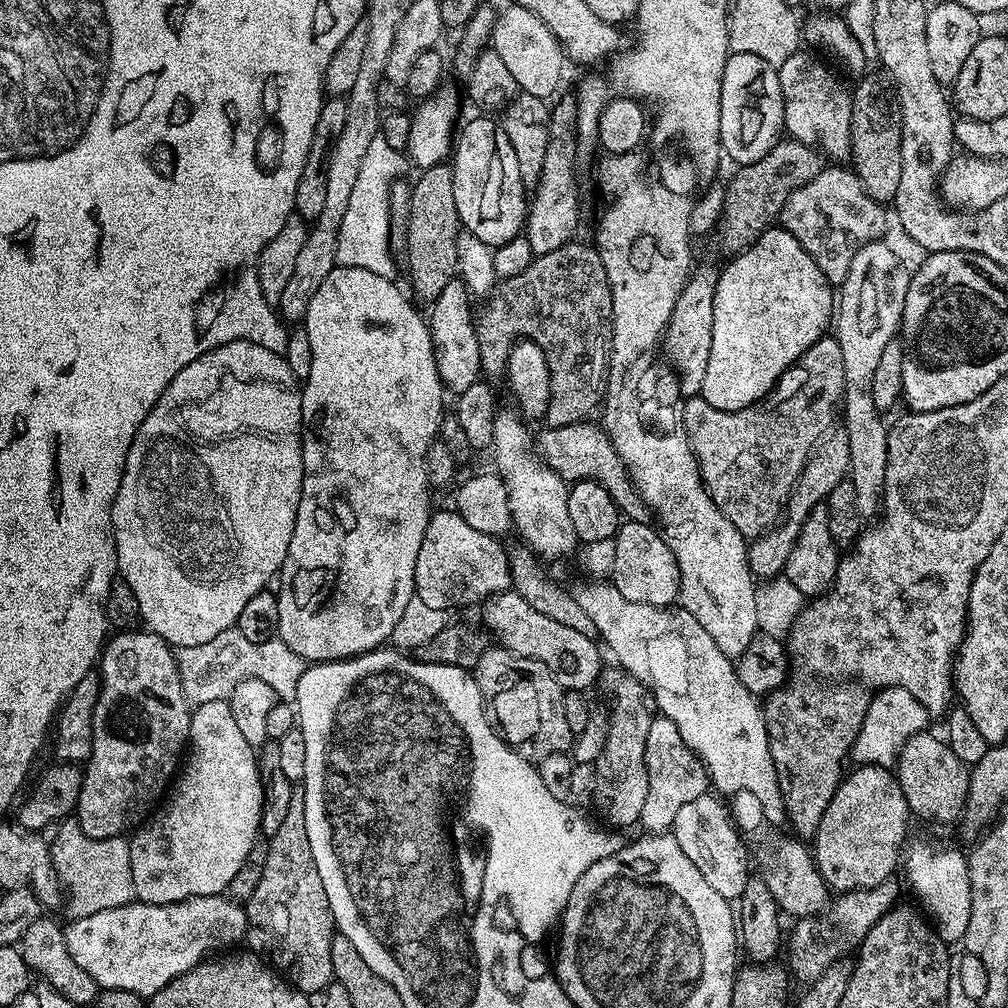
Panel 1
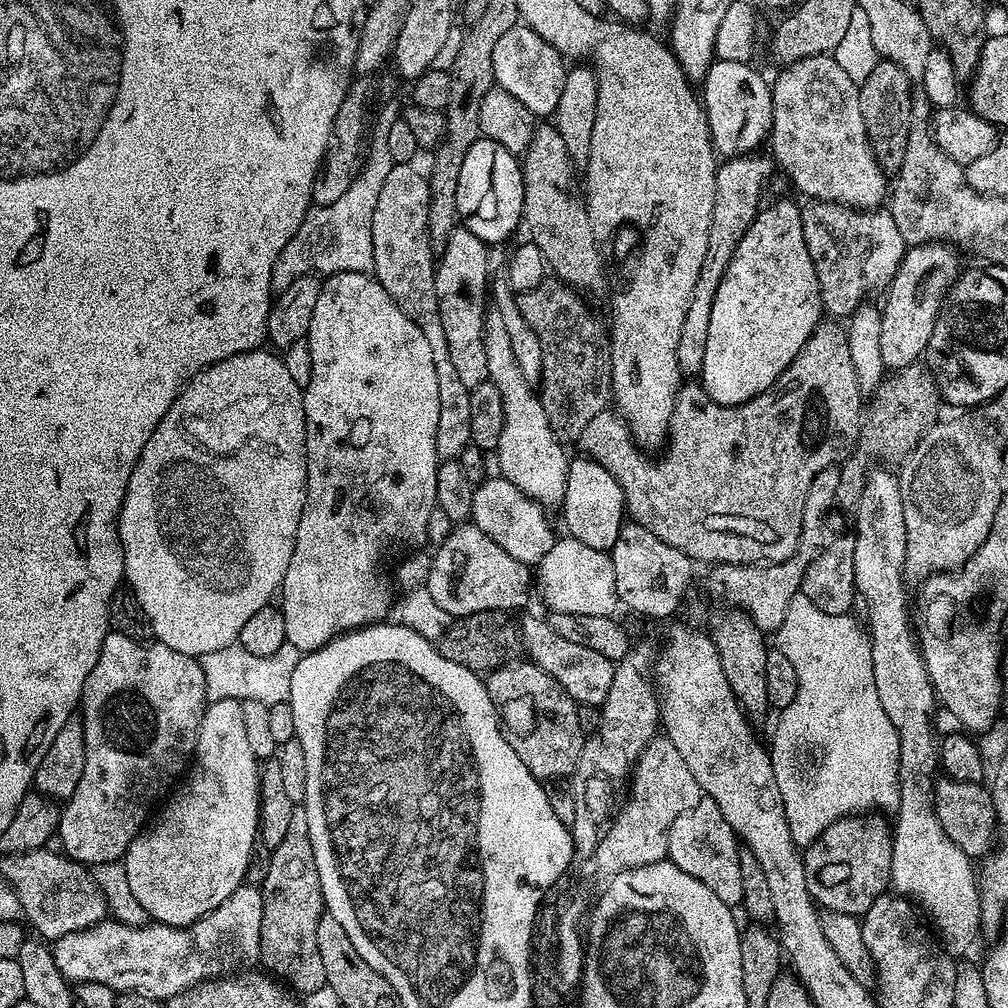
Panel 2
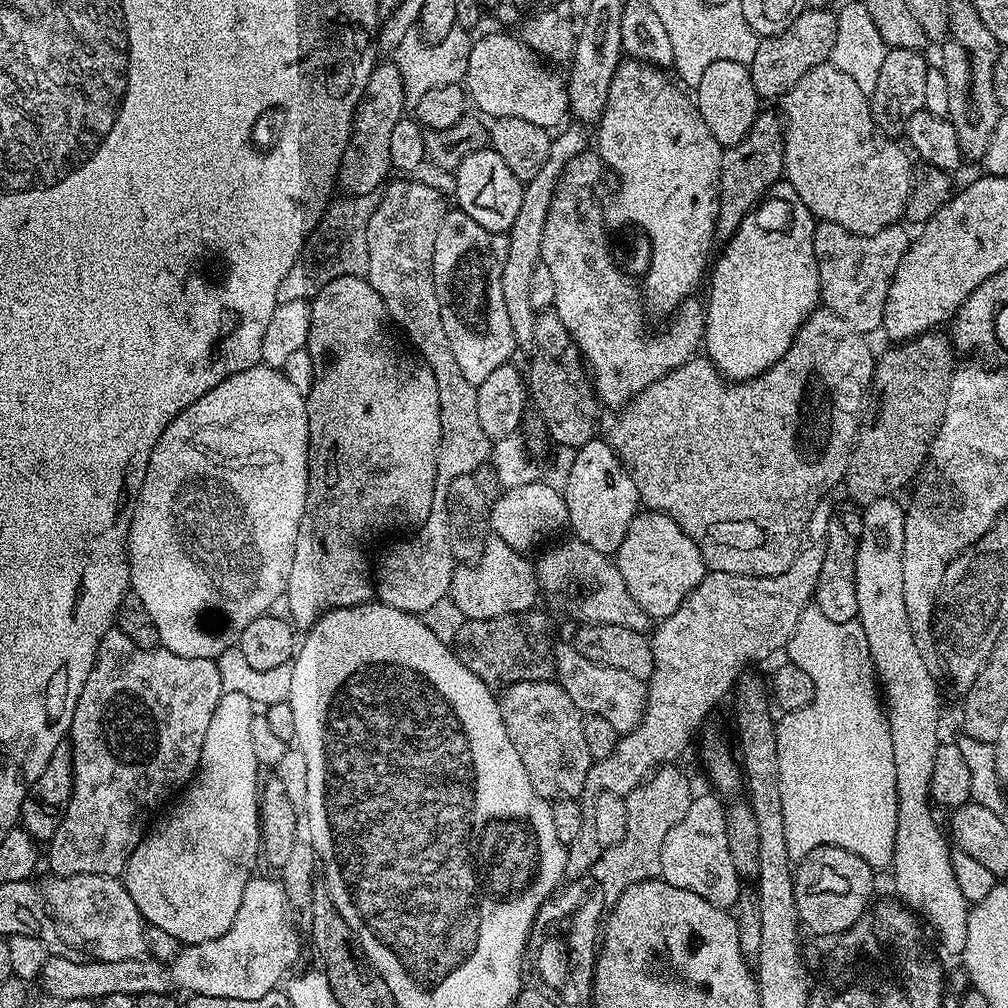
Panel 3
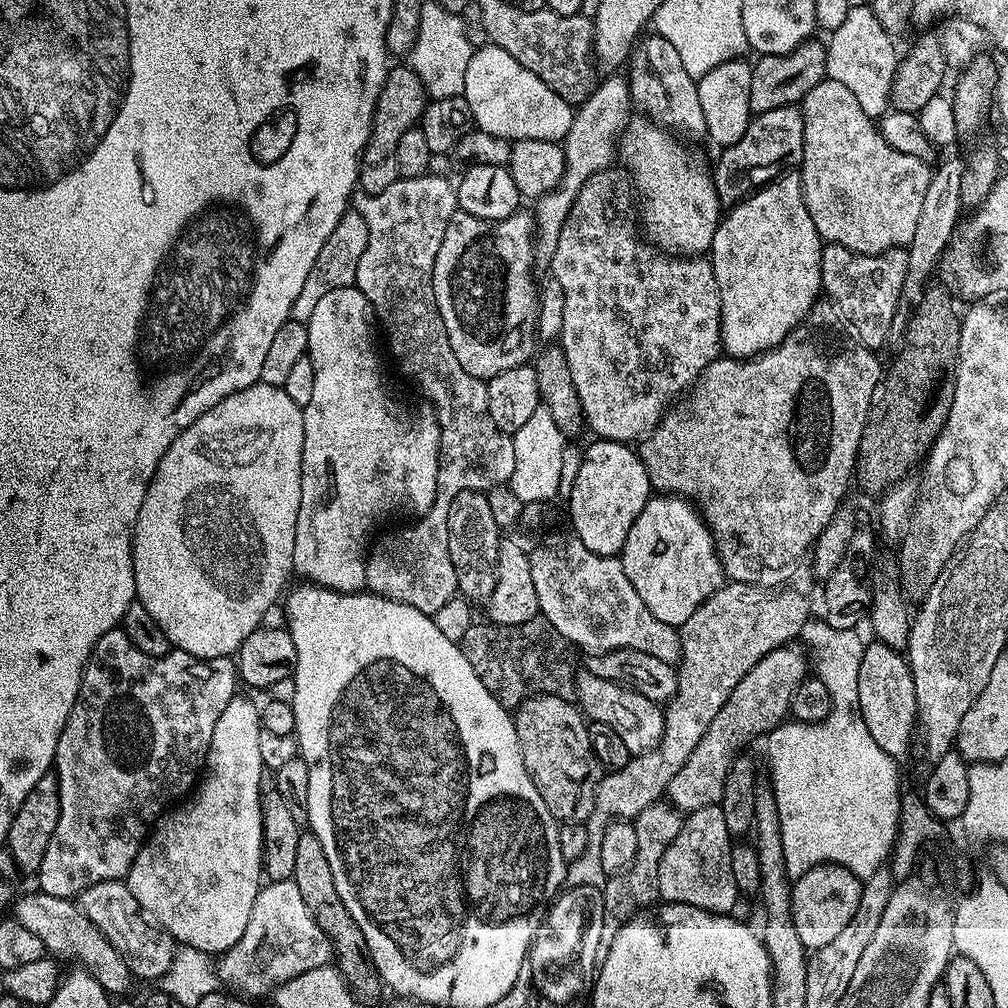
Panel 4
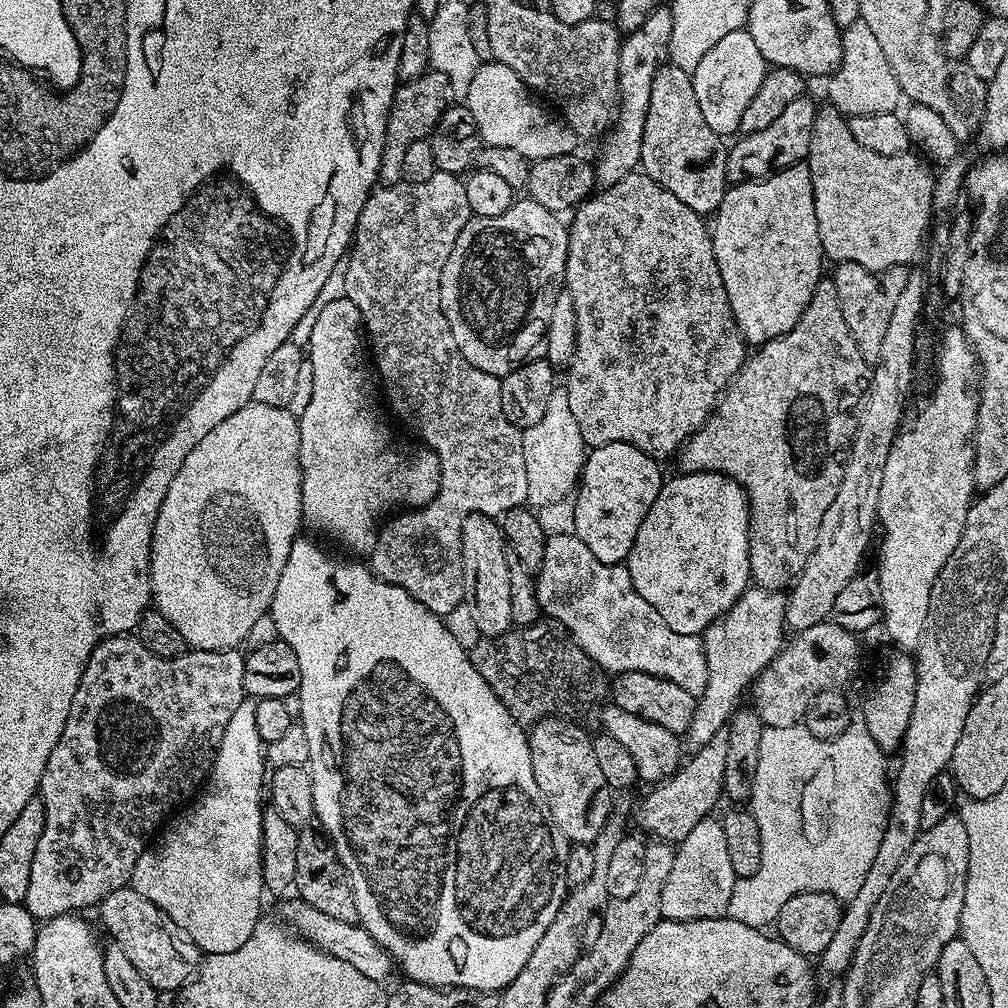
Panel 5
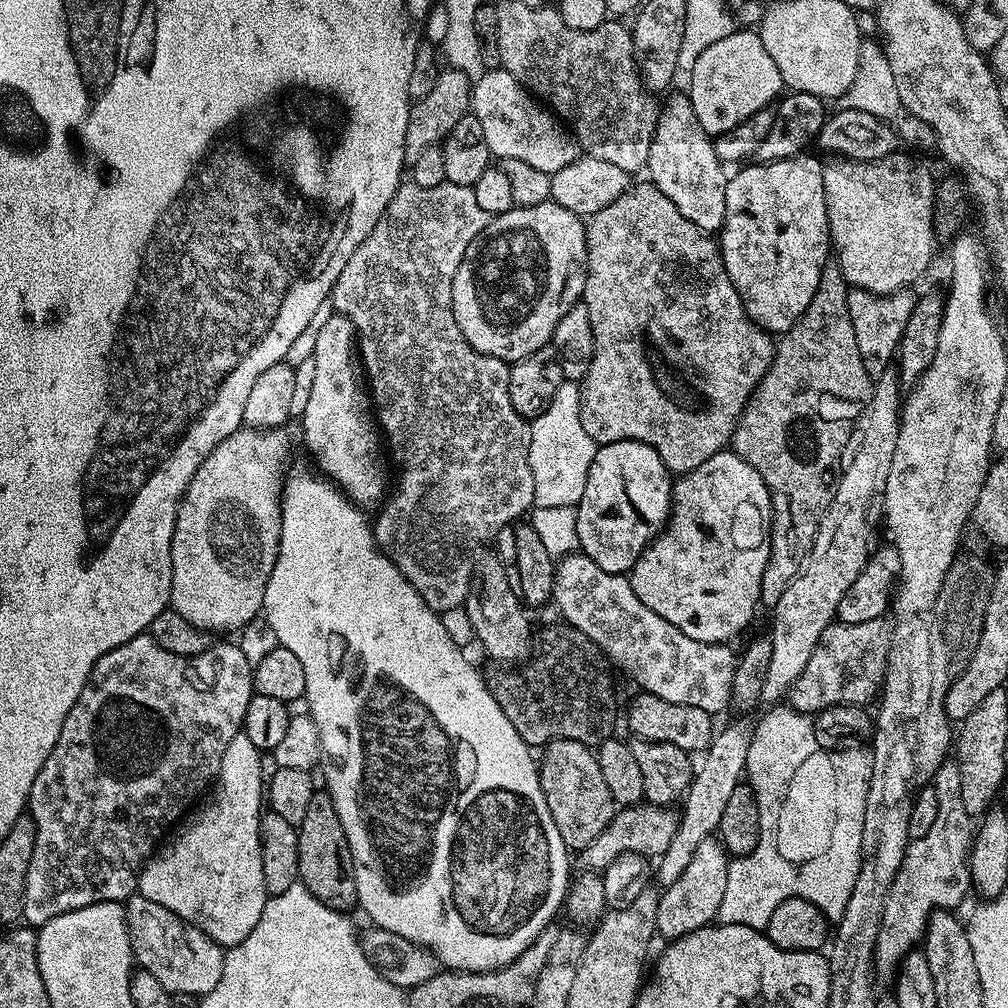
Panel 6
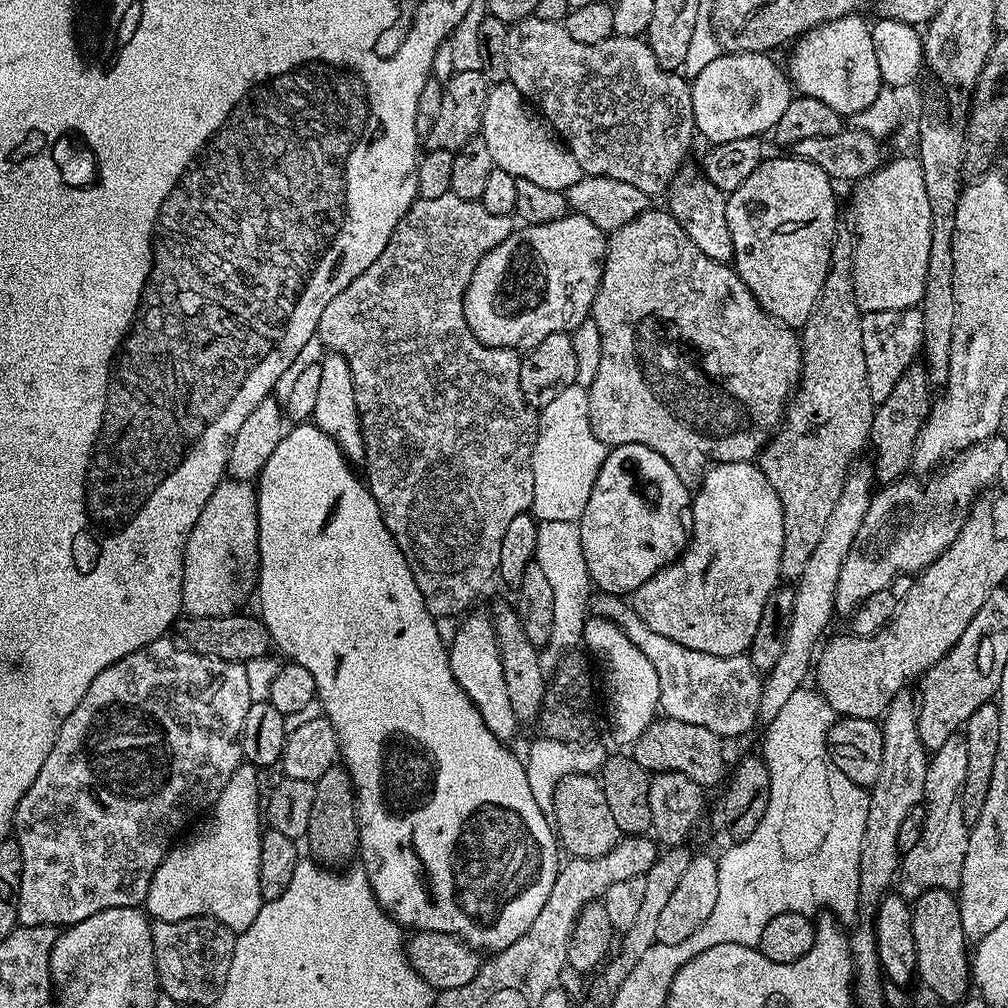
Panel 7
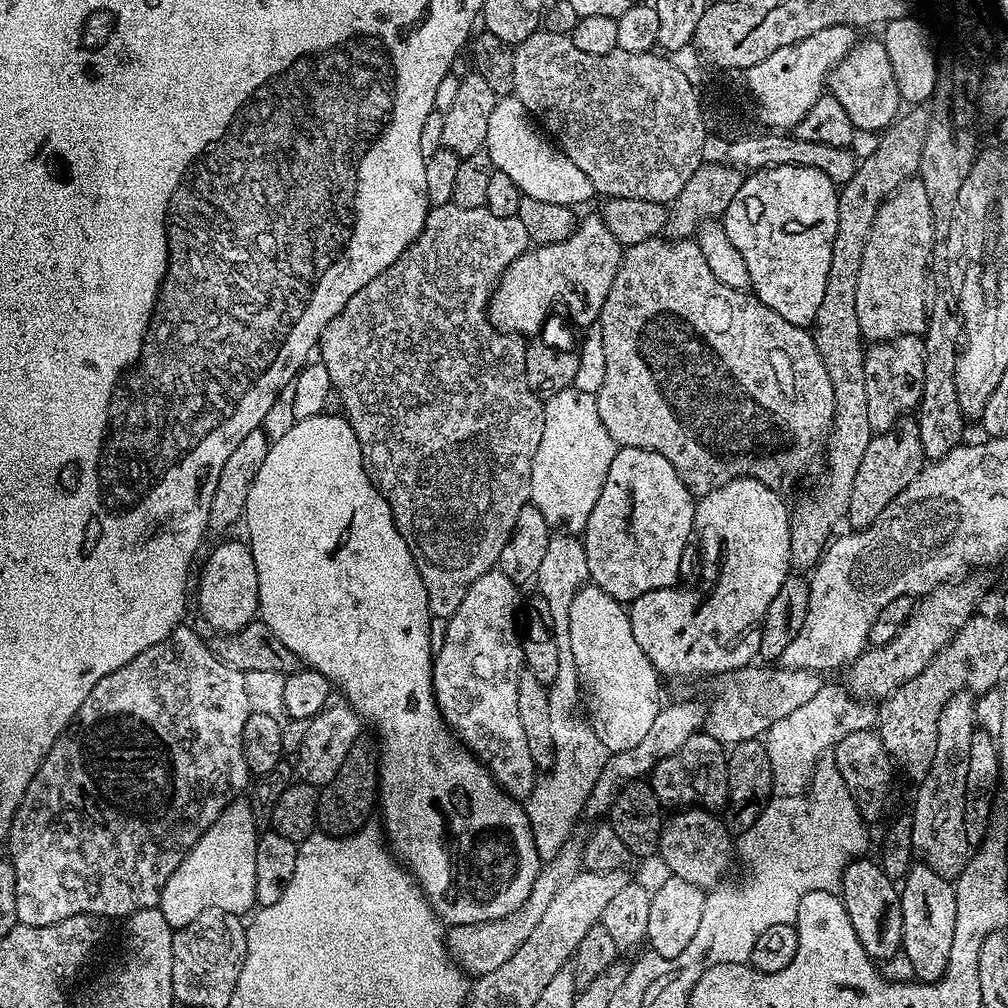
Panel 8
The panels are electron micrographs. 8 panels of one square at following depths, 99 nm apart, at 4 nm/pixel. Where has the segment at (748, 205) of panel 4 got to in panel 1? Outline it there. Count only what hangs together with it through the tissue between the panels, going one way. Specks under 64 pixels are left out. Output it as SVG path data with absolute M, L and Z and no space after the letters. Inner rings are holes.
M779 226L769 227L751 246L728 261L728 265L723 265L714 294L714 338L699 395L710 406L733 412L768 395L783 372L826 335L834 320L834 288L818 270L814 258L802 250L798 238Z

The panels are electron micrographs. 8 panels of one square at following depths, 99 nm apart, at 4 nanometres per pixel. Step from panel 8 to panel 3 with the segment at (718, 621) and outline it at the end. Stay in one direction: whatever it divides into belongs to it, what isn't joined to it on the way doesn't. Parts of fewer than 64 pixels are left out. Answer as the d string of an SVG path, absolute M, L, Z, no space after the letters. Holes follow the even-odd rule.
M651 510L637 511L626 530L626 538L622 538L622 546L614 553L614 563L622 574L622 582L626 582L626 590L630 590L630 598L634 598L650 618L674 614L706 575L698 546L694 546L678 522Z

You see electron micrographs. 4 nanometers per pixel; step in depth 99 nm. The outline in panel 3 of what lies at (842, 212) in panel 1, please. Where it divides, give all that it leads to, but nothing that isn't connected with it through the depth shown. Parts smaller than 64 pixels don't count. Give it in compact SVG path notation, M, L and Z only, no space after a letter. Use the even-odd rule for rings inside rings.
M819 221L814 230L814 258L820 275L820 299L823 307L830 309L854 330L869 334L884 323L886 294L902 254L906 254L910 235L899 223L891 224L872 236L859 236L834 222Z

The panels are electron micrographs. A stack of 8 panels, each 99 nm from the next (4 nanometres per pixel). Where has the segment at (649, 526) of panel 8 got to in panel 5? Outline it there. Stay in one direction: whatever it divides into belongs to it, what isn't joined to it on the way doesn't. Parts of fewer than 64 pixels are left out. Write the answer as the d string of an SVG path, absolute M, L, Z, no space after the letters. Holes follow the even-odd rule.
M610 442L587 453L580 483L575 489L575 535L598 558L598 562L624 564L634 546L642 518L654 506L662 483L657 457L647 456L642 450L626 442Z

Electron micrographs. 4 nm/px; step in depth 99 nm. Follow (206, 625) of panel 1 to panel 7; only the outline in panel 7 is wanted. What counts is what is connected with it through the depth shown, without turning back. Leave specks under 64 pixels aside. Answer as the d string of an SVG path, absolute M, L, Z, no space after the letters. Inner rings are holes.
M225 478L220 481L220 485L214 490L214 494L210 494L210 498L206 502L206 506L202 508L202 514L198 516L198 522L194 522L194 530L190 530L190 538L186 542L184 547L184 577L182 578L182 602L184 603L183 611L187 613L188 616L230 616L241 611L240 603L247 598L248 595L253 595L254 589L258 584L258 573L260 570L260 522L259 522L259 508L256 505L256 493L257 489L253 487L249 481L246 480L236 480L231 478Z

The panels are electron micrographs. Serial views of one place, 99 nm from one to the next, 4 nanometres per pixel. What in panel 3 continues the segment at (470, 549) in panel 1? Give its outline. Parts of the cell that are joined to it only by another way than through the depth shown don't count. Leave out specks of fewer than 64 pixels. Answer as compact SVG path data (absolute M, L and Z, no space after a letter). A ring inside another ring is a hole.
M489 535L484 552L474 562L464 562L452 573L448 586L450 598L469 620L498 618L515 612L531 612L537 607L538 581L533 561L523 552L515 552L502 538Z

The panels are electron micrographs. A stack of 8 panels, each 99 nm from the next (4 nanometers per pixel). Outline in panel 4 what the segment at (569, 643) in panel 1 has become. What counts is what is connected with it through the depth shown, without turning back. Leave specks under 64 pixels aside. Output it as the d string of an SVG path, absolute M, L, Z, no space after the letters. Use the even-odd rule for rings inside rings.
M586 670L577 671L574 700L589 721L597 720L597 725L612 728L614 734L626 742L626 750L632 756L640 756L660 745L664 733L664 708L621 681L598 678L598 674L590 674Z

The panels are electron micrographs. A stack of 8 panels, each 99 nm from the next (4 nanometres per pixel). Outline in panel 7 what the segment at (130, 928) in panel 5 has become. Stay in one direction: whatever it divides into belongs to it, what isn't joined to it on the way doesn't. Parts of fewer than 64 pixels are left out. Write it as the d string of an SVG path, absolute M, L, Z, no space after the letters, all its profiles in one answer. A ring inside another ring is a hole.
M192 916L188 920L179 920L178 922L166 922L157 920L152 924L152 945L156 955L156 973L160 977L160 988L163 995L174 998L181 1006L188 1004L204 1004L210 1006L220 997L222 986L226 986L226 974L230 974L230 962L234 958L234 946L236 945L237 933L231 932L222 922L218 922L213 916Z

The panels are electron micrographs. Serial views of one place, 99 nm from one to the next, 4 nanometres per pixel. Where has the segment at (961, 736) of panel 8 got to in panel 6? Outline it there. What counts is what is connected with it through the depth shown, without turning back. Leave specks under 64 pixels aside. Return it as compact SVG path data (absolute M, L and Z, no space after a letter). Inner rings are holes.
M955 759L944 761L930 781L931 787L938 794L938 815L934 818L934 826L930 826L924 837L909 843L906 854L902 858L902 866L894 878L894 886L890 886L890 894L886 894L886 906L882 910L882 926L878 930L878 942L874 950L874 967L877 973L895 973L905 956L923 941L924 931L928 928L928 919L937 910L956 910L968 896L968 888L973 887L972 871L968 868L968 853L972 850L974 839L974 818L966 814L966 806L962 803L962 774Z

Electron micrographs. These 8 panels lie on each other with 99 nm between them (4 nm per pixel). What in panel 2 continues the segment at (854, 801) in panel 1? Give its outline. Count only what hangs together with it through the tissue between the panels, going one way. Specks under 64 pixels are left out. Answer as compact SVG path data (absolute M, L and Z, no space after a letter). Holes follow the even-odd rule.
M853 814L845 819L834 822L831 826L818 837L818 839L803 849L804 853L804 869L806 870L806 886L808 893L811 894L813 901L821 909L837 912L838 914L850 914L851 916L863 917L866 910L870 910L870 906L874 906L874 898L885 895L889 891L892 882L892 828L883 820L880 814Z

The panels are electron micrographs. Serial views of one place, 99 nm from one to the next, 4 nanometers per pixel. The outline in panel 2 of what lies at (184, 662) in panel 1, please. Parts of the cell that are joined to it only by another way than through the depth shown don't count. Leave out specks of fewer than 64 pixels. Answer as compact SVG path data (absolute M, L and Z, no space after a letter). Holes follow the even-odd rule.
M288 641L270 655L251 654L239 642L211 651L199 659L203 678L206 680L205 695L210 702L230 698L238 701L258 701L267 706L287 703L290 680L301 655L297 647Z

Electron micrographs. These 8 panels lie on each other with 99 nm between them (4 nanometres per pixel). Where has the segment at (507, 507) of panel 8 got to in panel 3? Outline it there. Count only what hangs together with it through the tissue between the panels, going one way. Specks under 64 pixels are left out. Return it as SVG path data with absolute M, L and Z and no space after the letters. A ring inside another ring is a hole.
M420 178L396 179L400 180L393 179L379 193L380 201L370 218L366 279L374 290L378 290L378 298L382 298L391 323L397 329L400 327L420 347L420 359L434 370L440 403L440 445L436 459L433 512L423 526L415 529L414 534L397 539L400 540L397 544L385 550L380 565L377 563L374 568L374 596L379 603L394 610L423 614L434 606L434 602L449 595L448 586L454 571L448 526L441 522L441 513L445 511L444 493L454 478L471 476L478 466L489 463L493 441L489 440L478 422L476 385L466 382L454 358L454 350L450 350L446 330L442 330L442 314L438 310L438 294L434 290L434 241L438 239L438 226L442 226L446 205L434 185L416 180Z

